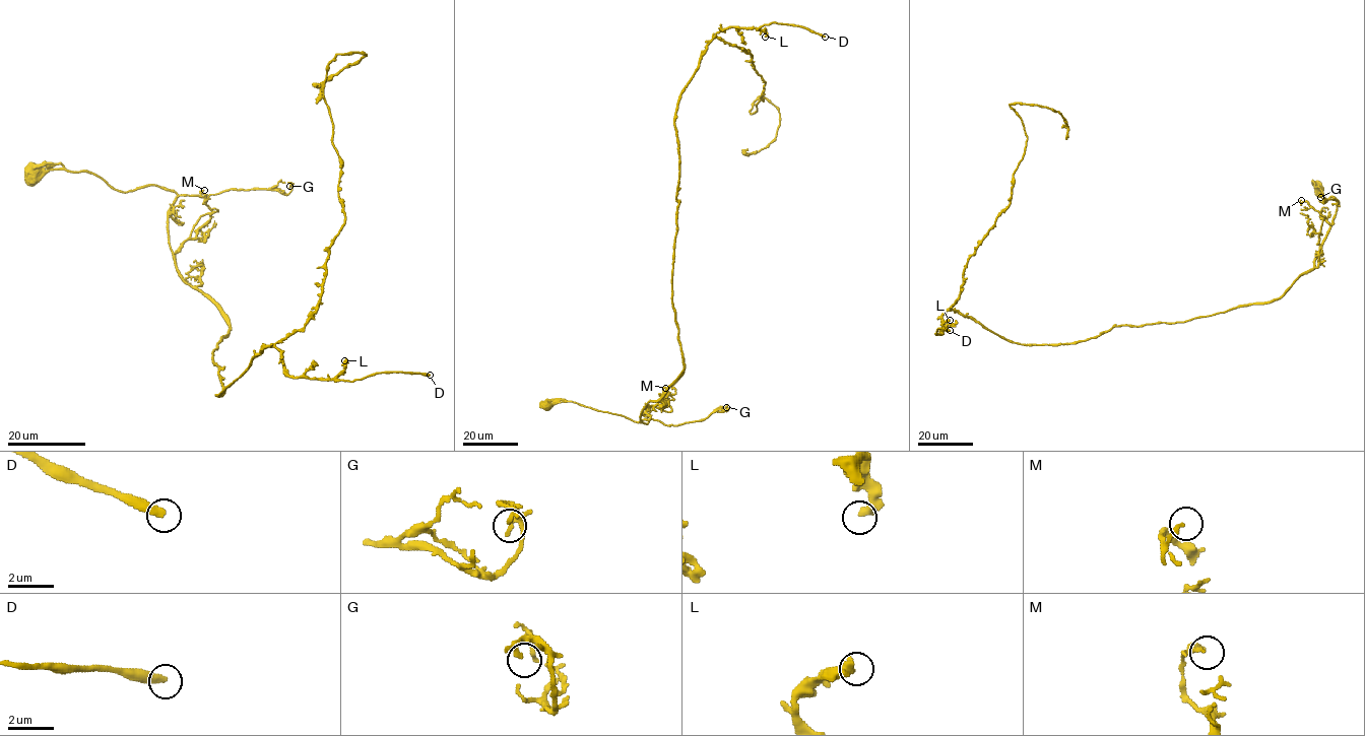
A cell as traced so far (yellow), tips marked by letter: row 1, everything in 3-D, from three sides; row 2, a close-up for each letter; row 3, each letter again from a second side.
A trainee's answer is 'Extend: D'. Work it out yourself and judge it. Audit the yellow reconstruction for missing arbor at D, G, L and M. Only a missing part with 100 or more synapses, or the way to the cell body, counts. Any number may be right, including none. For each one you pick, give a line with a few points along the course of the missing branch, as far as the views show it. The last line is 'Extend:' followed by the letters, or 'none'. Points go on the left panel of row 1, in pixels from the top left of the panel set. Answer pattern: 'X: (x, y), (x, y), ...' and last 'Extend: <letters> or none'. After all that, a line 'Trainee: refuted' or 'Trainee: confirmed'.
Extend: D
Trainee: confirmed

